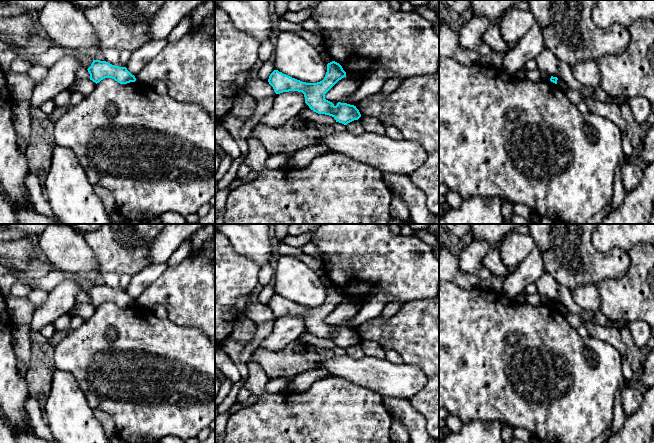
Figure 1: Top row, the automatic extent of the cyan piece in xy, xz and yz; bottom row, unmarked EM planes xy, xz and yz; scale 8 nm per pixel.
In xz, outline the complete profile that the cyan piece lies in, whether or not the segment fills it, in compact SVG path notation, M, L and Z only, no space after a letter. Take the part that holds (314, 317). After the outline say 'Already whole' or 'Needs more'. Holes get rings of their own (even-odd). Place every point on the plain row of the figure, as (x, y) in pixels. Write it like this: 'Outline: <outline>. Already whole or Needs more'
Outline: M332 285L327 288L327 296L324 303L317 307L306 307L292 302L278 294L274 294L268 303L276 318L289 315L302 316L305 327L311 334L318 338L332 340L336 346L347 349L361 341L359 334L354 329L338 326L336 330L325 323L325 318L342 302L346 296L342 290Z. Already whole

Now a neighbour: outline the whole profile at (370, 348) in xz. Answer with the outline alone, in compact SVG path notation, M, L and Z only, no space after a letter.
M361 339L360 344L366 356L378 359L386 359L386 350L379 343L371 340Z

